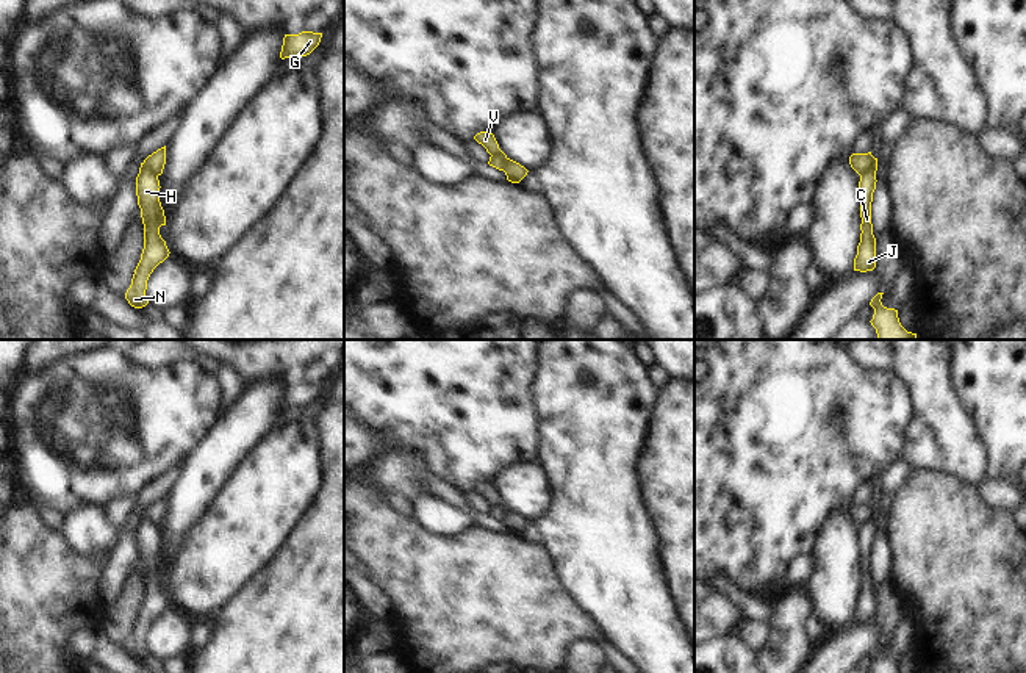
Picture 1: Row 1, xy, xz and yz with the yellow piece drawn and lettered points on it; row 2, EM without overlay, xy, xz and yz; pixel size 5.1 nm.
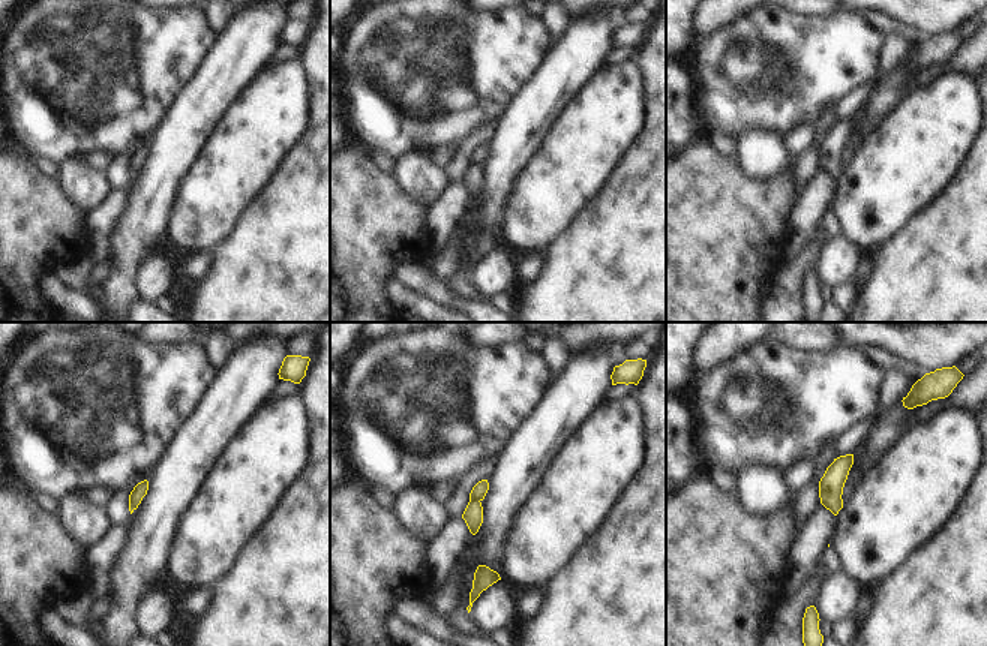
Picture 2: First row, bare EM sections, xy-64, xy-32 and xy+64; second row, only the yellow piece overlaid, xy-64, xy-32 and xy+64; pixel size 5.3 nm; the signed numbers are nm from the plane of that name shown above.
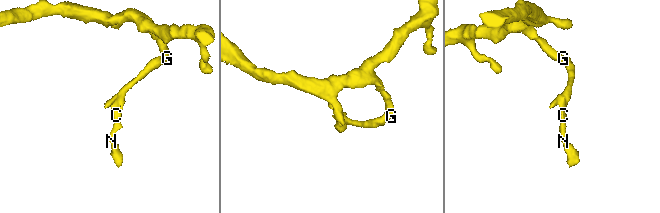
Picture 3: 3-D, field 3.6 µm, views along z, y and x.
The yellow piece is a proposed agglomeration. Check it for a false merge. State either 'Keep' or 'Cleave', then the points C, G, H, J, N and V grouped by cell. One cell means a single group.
Cleave. Groups: C H J N / G V.

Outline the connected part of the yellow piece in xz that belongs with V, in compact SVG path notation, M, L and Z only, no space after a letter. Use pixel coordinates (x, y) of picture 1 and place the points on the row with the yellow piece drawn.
M480 131L474 136L474 139L482 144L486 152L491 155L491 157L497 157L502 160L504 163L504 172L507 175L507 180L511 182L511 183L519 183L526 175L527 175L527 169L524 166L521 166L519 163L510 160L500 149L499 149L499 144L494 138L493 133L490 131Z

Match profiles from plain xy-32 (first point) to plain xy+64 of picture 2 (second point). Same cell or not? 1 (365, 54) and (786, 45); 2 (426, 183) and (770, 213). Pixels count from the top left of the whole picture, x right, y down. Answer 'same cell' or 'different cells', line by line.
1: same cell
2: different cells

